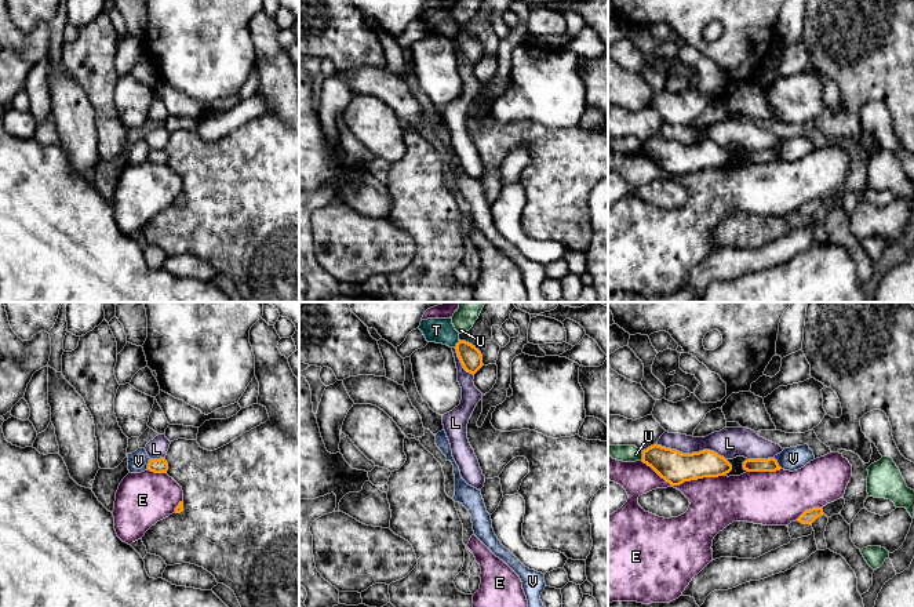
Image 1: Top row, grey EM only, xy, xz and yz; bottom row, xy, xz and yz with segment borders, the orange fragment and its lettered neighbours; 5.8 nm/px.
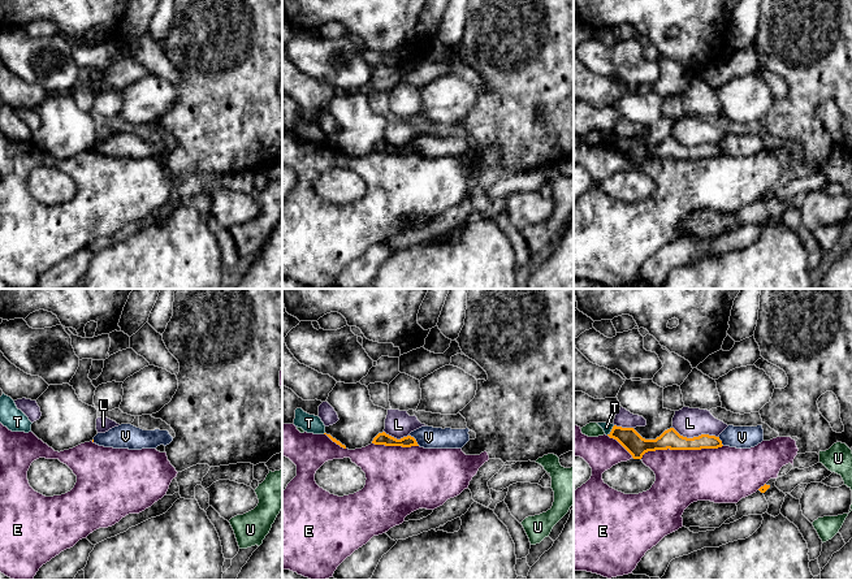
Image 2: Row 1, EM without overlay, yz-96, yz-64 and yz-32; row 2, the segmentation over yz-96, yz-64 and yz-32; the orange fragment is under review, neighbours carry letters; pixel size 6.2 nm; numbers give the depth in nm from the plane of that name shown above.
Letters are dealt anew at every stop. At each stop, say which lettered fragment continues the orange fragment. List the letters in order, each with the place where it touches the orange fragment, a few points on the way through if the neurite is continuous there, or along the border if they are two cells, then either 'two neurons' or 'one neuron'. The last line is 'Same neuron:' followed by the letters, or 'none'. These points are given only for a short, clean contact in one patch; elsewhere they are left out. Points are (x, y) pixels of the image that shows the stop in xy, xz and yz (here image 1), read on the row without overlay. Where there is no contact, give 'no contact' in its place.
E: contact yz (683, 173); two neurons
L: contact yz (692, 144); two neurons
T: contact xz (456, 35); border xz (459, 31), (454, 37); two neurons
U: contact yz (643, 146); border yz (643, 142), (640, 151); two neurons
V: contact xy (148, 155); one neuron
Same neuron: V

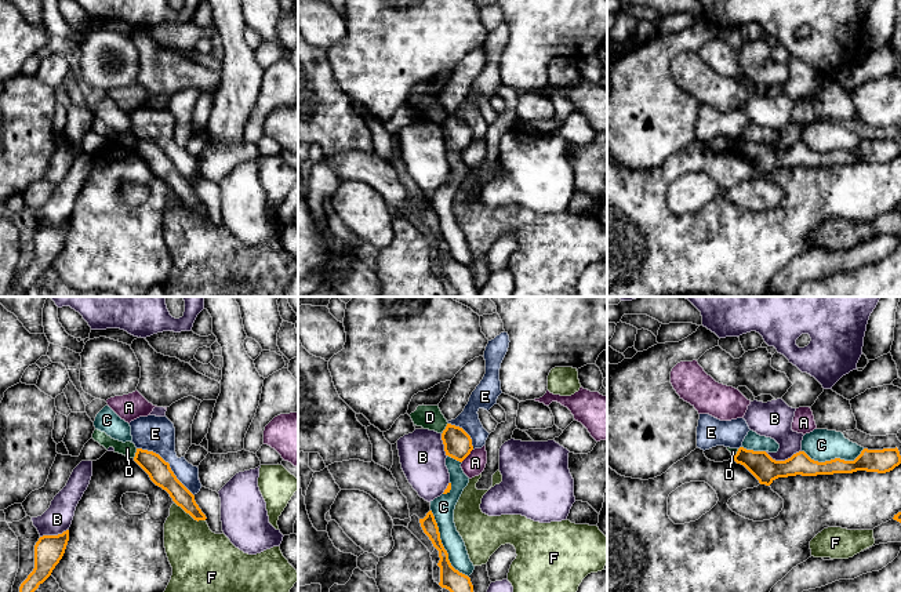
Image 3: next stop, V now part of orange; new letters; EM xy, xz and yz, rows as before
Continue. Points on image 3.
A: contact xz (467, 146); two neurons
B: contact yz (783, 152); two neurons
C: contact xz (442, 236); two neurons
D: contact xz (446, 119); two neurons
E: contact xy (169, 155); two neurons
F: contact xy (189, 204); two neurons
Same neuron: none

